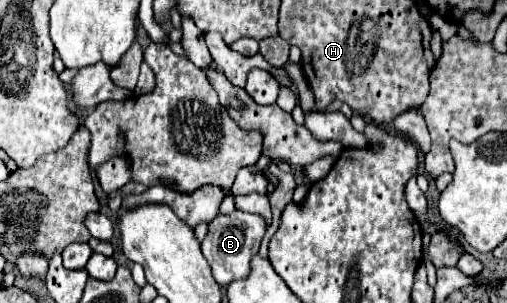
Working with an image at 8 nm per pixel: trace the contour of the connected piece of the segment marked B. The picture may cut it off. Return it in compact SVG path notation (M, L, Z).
M233 211L231 215L217 215L209 223L209 231L201 243L203 257L207 259L213 279L219 285L227 285L233 279L243 279L249 273L249 259L259 251L259 243L265 235L265 221L261 215Z

